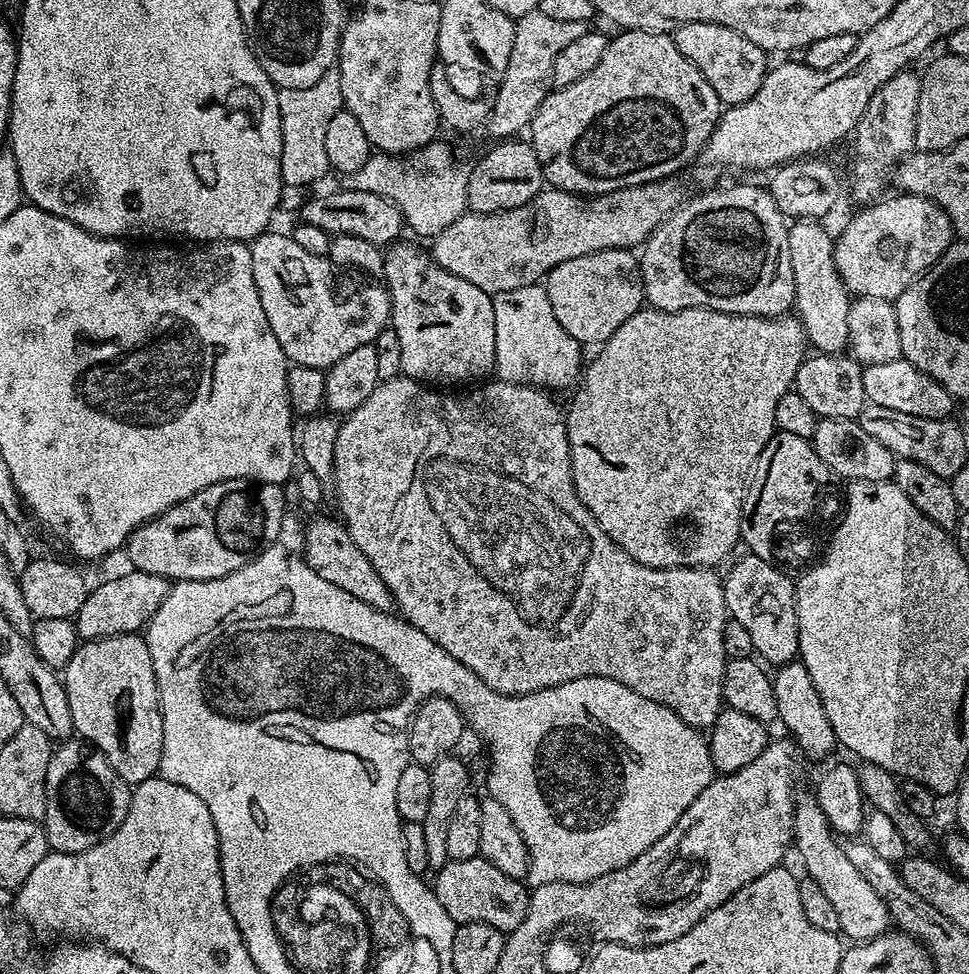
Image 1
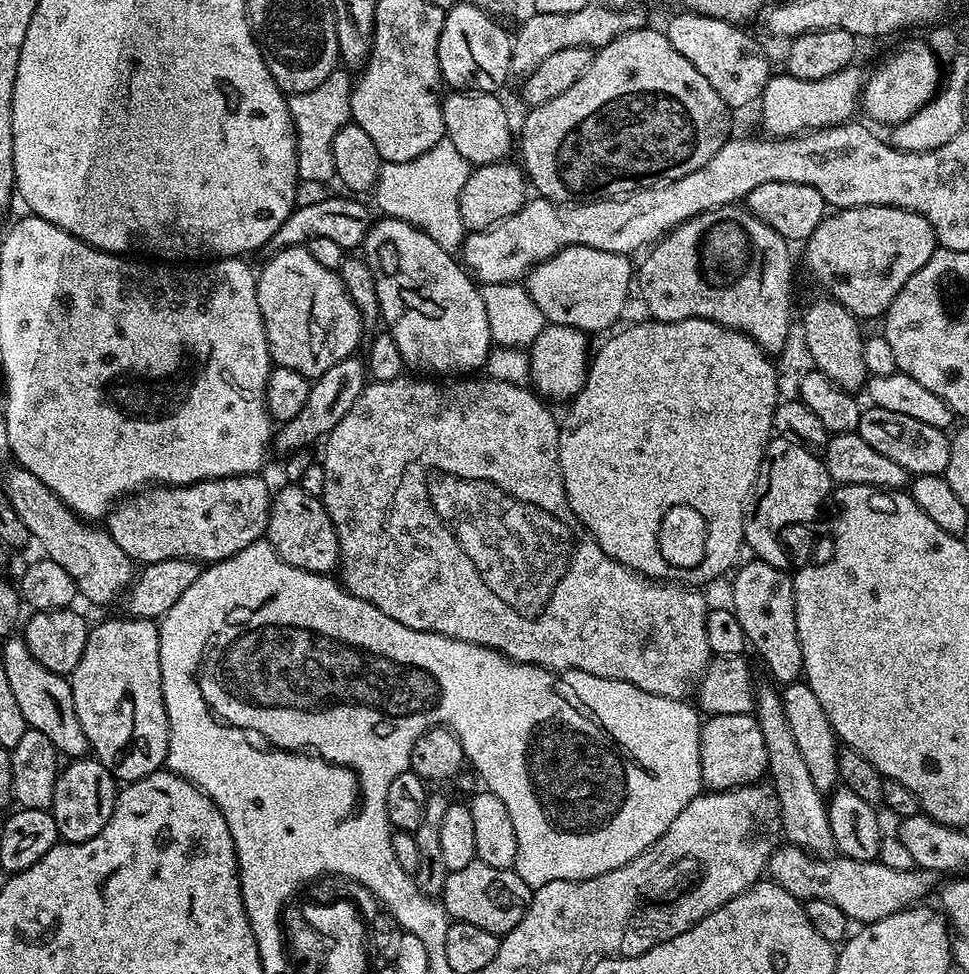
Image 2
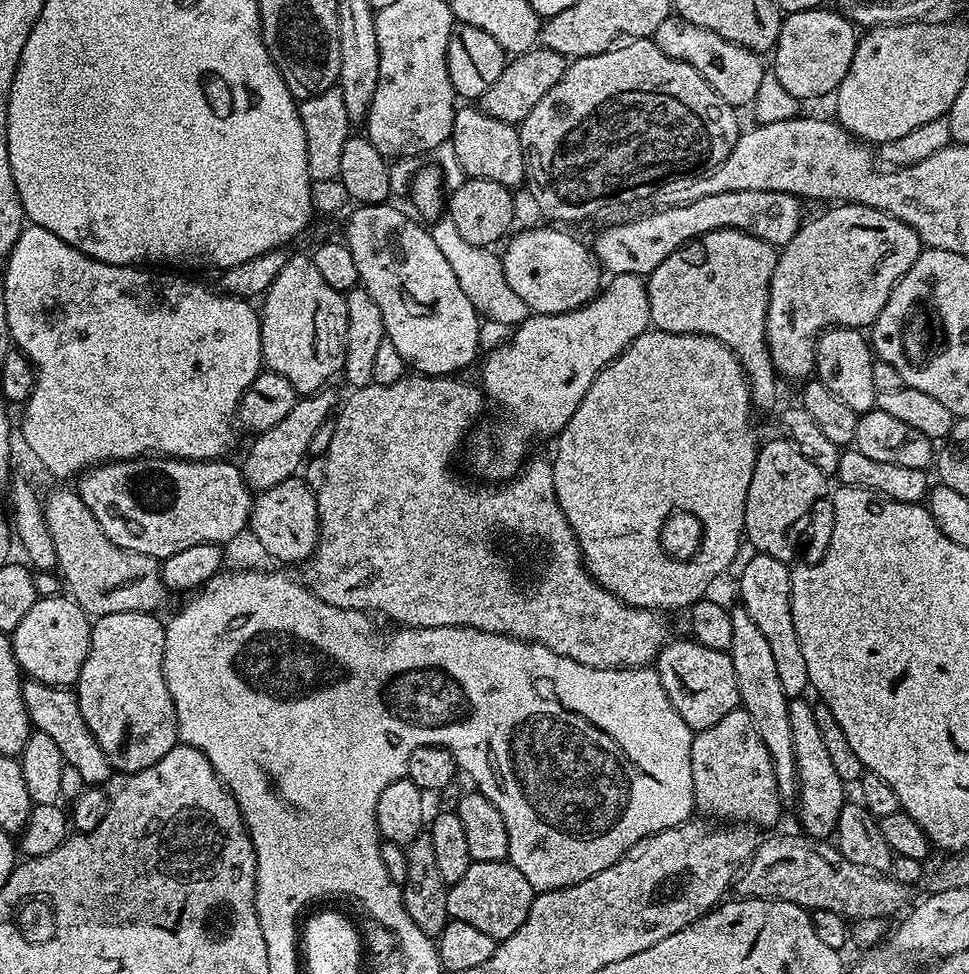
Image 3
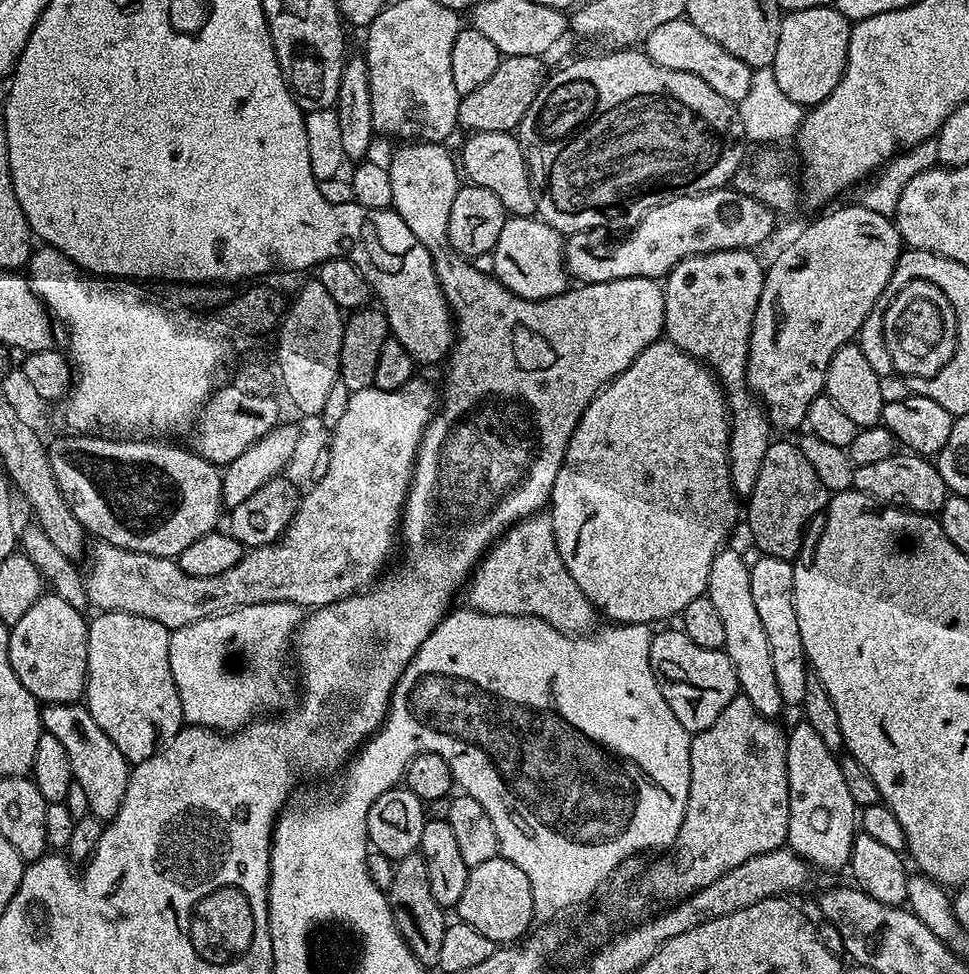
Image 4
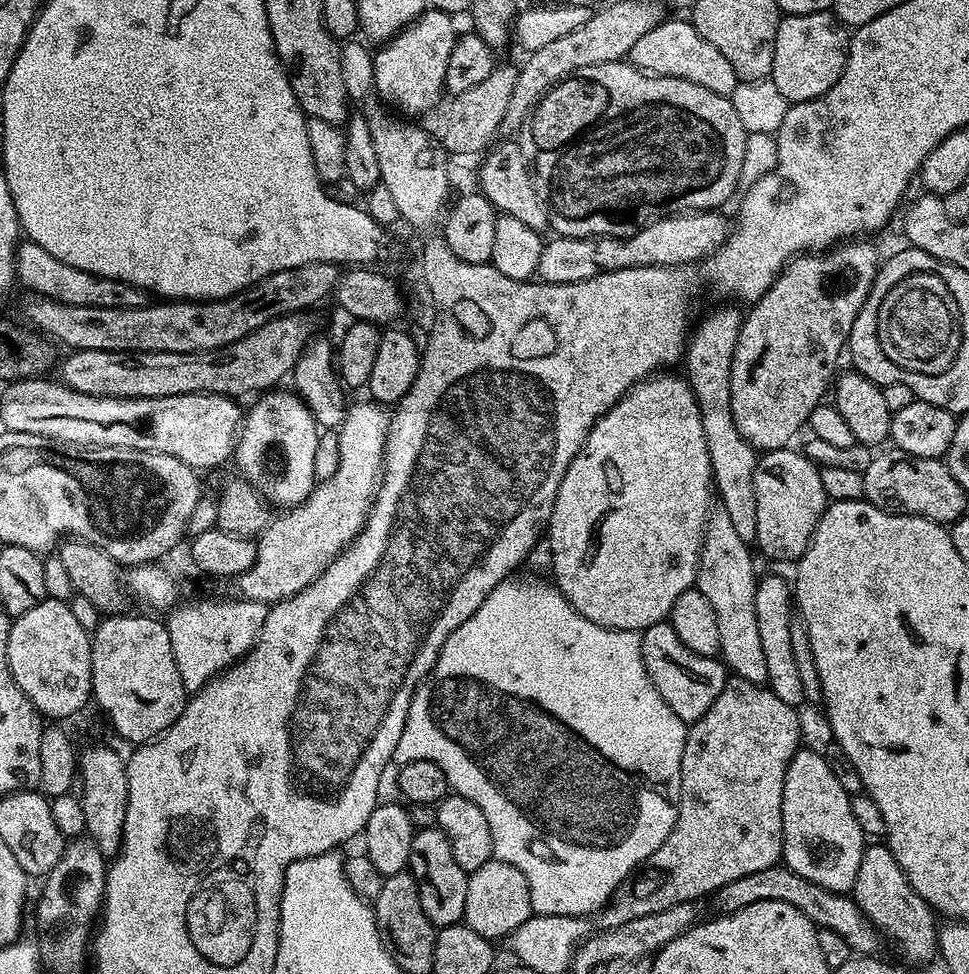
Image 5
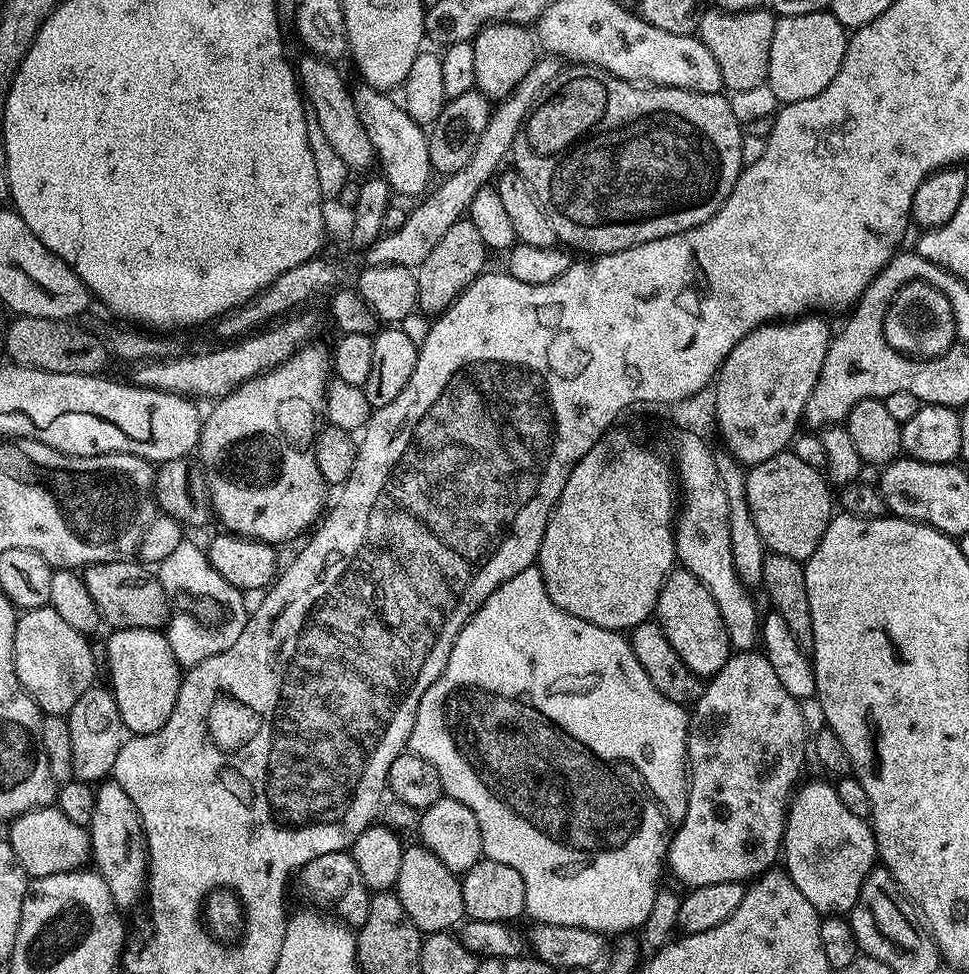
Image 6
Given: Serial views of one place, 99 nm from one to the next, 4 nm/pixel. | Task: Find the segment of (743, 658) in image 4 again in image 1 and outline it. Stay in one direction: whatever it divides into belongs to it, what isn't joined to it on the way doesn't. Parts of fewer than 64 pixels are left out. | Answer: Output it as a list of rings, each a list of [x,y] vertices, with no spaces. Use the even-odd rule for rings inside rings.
[[[802,794],[796,796],[796,809],[794,810],[794,830],[792,831],[794,841],[794,852],[800,855],[800,860],[804,863],[807,879],[818,882],[818,887],[824,891],[828,897],[828,901],[834,905],[838,914],[838,926],[840,932],[845,937],[849,936],[849,941],[863,942],[872,940],[876,936],[881,936],[883,932],[889,931],[890,917],[886,910],[886,902],[882,902],[882,898],[874,890],[874,886],[870,886],[870,882],[866,882],[866,878],[862,878],[862,874],[858,874],[858,869],[854,867],[850,858],[846,858],[844,847],[838,840],[837,835],[832,831],[826,822],[826,814],[822,814],[822,806],[818,806],[815,795]]]

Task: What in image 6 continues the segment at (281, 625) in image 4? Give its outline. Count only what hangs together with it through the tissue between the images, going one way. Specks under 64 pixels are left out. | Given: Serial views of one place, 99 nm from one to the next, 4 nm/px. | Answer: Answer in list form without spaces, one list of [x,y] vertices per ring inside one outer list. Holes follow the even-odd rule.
[[[182,542],[174,554],[158,564],[160,584],[168,592],[170,605],[166,635],[174,658],[184,670],[222,650],[230,650],[230,646],[238,642],[238,634],[242,634],[250,615],[249,605],[244,605],[245,593],[230,586],[226,578],[217,576],[216,571],[208,567],[208,555],[201,545],[199,548],[188,543]]]

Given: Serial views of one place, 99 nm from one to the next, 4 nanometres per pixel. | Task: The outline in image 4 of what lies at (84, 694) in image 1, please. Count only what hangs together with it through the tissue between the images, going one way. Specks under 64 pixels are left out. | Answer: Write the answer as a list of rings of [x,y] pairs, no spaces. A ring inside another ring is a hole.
[[[100,612],[88,620],[86,707],[132,766],[160,751],[186,724],[178,686],[170,674],[171,641],[169,628],[154,618]]]

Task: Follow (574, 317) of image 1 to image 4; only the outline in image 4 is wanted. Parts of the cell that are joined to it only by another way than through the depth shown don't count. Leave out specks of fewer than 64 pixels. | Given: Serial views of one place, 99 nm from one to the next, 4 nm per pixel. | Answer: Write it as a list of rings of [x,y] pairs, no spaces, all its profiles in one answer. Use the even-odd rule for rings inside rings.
[[[509,215],[490,253],[495,279],[524,300],[548,300],[562,295],[570,287],[568,269],[564,267],[564,241],[561,232],[535,215]]]

